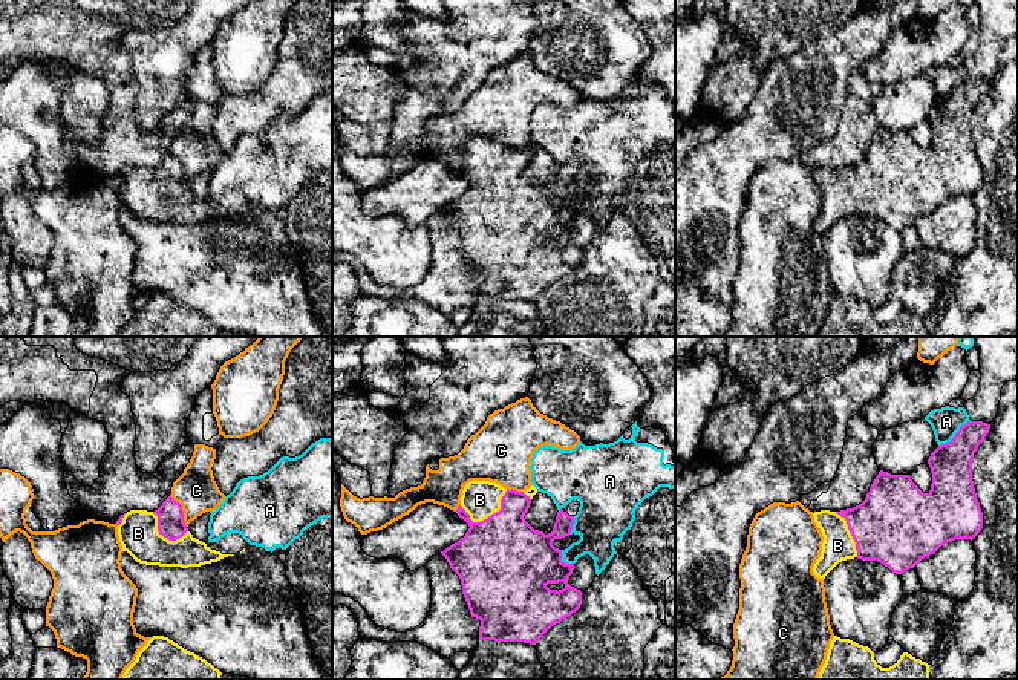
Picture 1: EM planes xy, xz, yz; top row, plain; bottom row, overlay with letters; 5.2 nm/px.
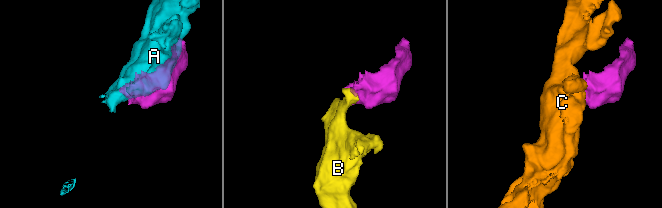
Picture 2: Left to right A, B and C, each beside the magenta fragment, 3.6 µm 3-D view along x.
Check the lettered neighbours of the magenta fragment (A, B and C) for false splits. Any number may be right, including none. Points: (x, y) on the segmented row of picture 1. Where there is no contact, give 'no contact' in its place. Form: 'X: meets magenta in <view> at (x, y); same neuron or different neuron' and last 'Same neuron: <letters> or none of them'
A: meets magenta in yz at (956, 435); different neuron
B: meets magenta in xz at (489, 516); same neuron
C: meets magenta in xy at (182, 510); different neuron
Same neuron: B

